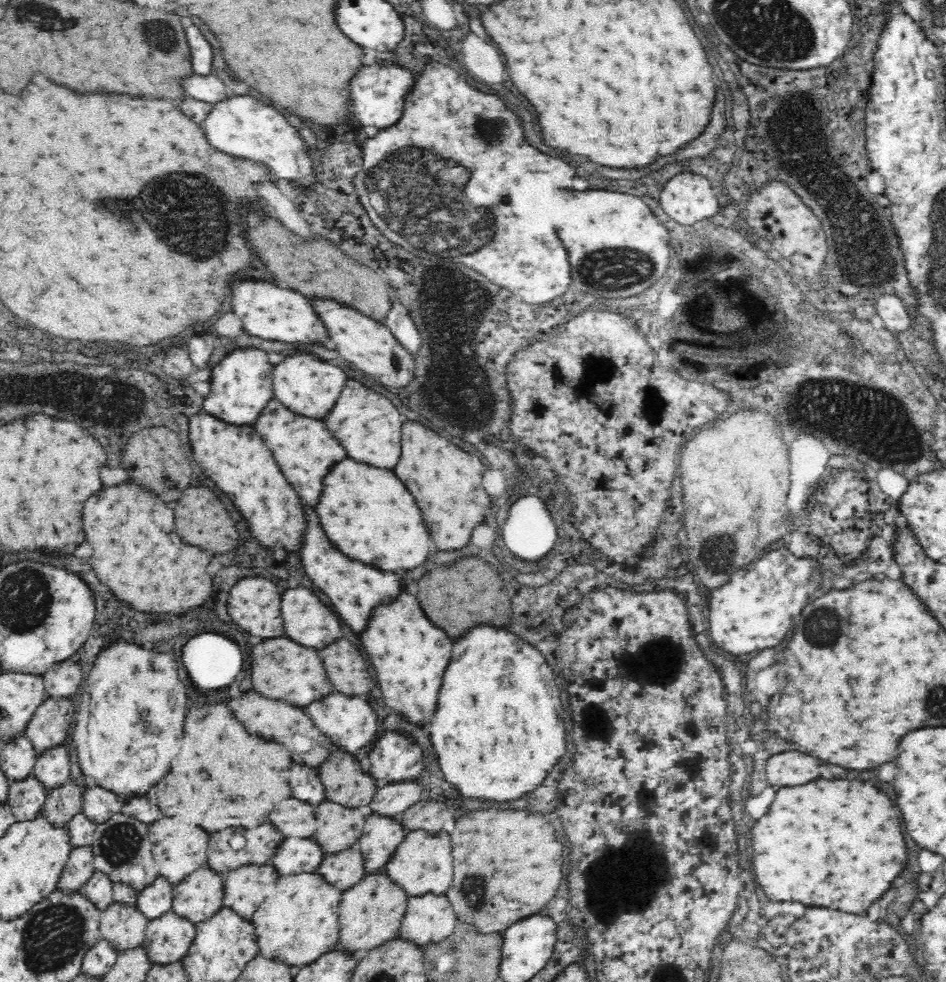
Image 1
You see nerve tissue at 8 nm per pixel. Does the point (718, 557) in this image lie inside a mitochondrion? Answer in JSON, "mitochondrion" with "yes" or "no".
{"mitochondrion":"yes"}

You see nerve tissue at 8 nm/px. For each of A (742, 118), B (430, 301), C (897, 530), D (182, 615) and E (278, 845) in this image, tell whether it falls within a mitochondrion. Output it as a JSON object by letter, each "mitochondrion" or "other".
{"A":"other","B":"mitochondrion","C":"other","D":"other","E":"other"}

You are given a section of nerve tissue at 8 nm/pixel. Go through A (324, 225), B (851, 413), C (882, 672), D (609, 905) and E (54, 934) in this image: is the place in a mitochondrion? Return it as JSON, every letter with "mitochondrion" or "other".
{"A":"other","B":"mitochondrion","C":"other","D":"other","E":"mitochondrion"}

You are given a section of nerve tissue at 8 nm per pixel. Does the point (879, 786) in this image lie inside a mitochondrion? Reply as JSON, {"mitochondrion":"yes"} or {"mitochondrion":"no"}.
{"mitochondrion":"no"}

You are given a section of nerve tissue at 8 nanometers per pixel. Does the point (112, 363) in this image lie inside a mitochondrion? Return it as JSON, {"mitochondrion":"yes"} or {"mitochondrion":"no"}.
{"mitochondrion":"yes"}

